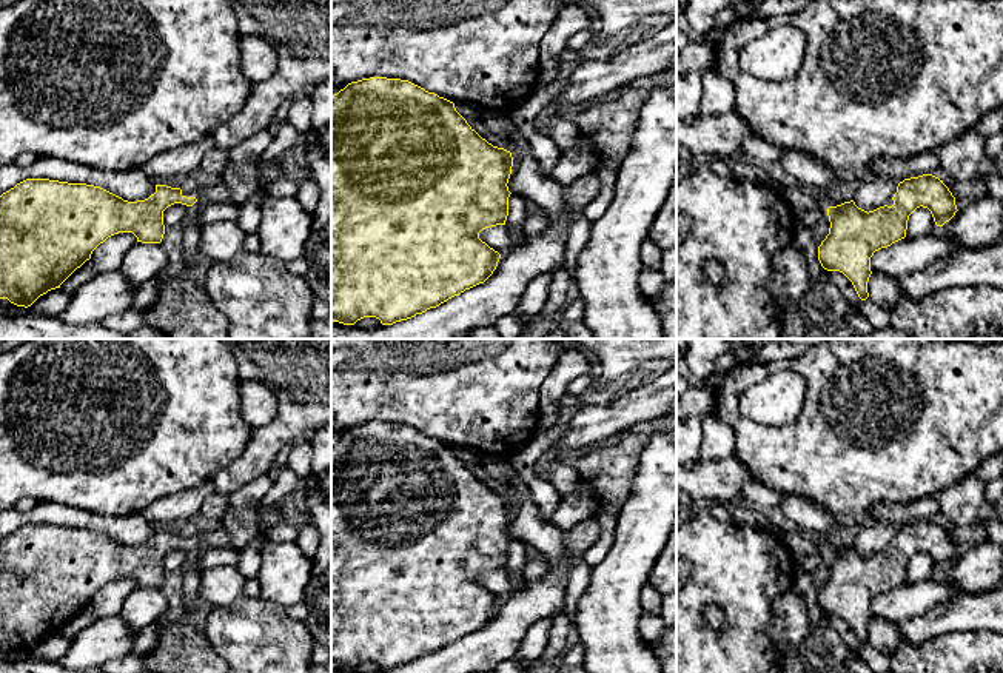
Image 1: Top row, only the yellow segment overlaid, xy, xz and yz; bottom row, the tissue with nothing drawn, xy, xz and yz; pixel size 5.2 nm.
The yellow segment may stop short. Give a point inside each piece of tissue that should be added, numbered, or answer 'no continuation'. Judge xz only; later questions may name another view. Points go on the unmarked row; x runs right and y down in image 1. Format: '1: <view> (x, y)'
no continuation

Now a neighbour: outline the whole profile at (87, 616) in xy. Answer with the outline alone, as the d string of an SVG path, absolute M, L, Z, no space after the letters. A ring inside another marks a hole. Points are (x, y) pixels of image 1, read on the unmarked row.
M89 604L60 630L60 634L68 641L74 641L86 627L89 627L96 621L97 614Z

